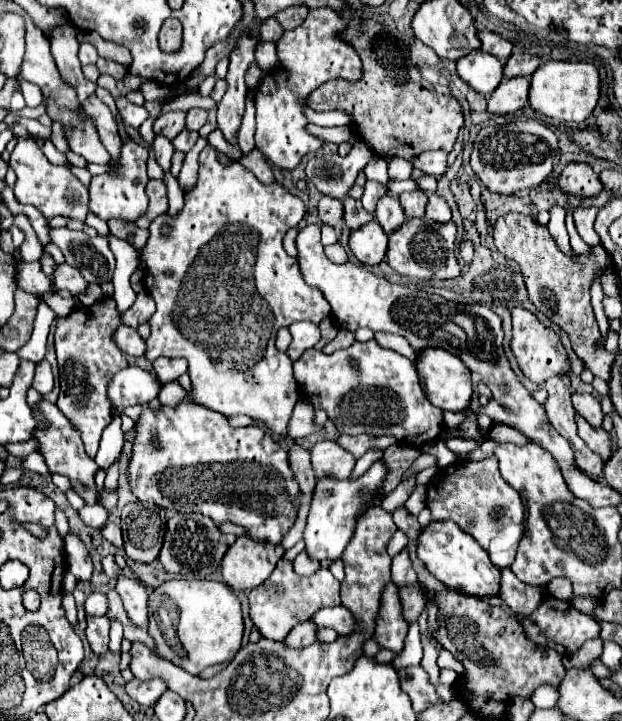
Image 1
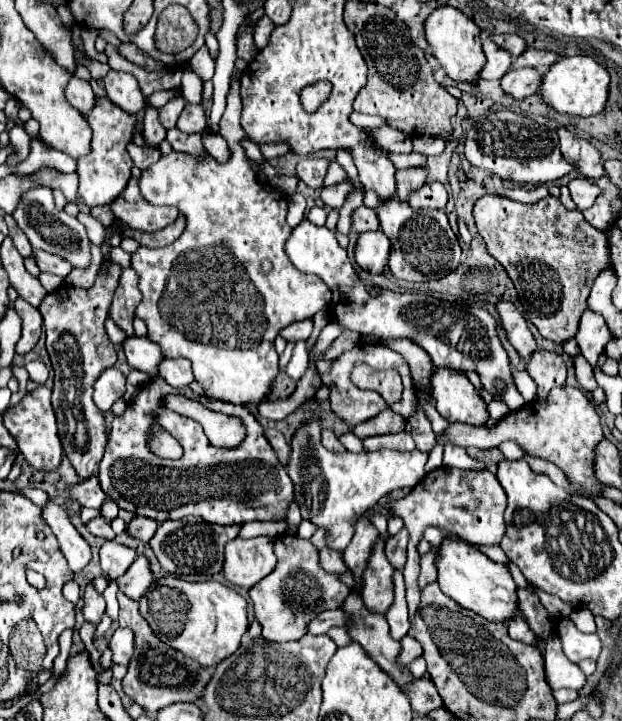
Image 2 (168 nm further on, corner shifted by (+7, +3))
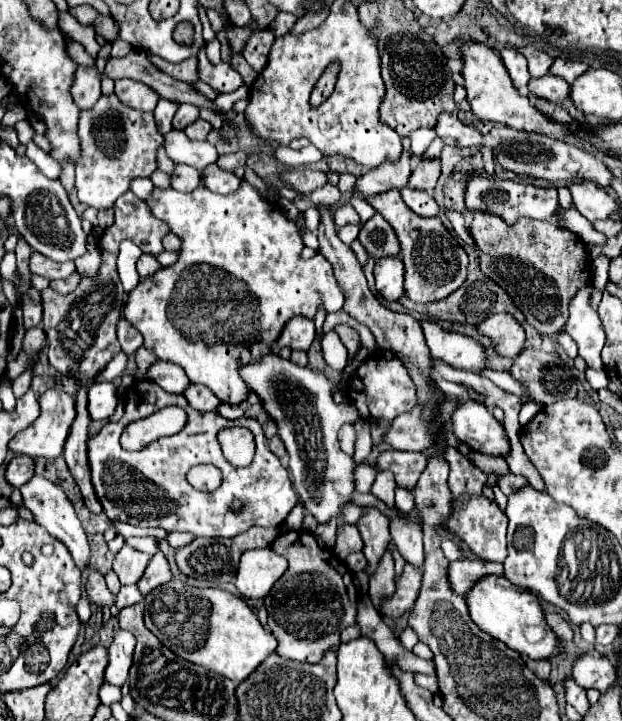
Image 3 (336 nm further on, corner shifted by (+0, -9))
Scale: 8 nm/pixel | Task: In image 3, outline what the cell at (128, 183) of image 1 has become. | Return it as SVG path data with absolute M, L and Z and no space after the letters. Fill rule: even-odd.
M102 94L100 100L94 104L94 108L80 112L78 136L80 136L80 144L82 144L82 156L78 158L78 164L76 164L76 194L82 204L98 208L98 210L112 208L116 198L130 190L130 182L134 178L148 178L158 168L156 152L164 144L164 136L158 132L158 126L154 122L154 114L126 108L126 104L122 104L116 94L108 94L108 96ZM112 120L116 120L120 126L112 128L110 126Z

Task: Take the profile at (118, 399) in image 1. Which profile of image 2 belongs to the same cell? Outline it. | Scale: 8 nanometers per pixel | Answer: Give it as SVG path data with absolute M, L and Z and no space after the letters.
M107 368L95 382L93 400L101 412L109 412L115 400L123 398L123 394L125 394L125 374L117 368Z

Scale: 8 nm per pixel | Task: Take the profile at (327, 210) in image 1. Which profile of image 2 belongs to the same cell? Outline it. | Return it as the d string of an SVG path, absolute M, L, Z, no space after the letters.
M349 182L331 186L331 188L323 188L323 190L321 190L321 200L323 200L325 208L329 208L329 210L339 210L341 204L345 202L345 196L347 196L349 190L351 190L351 184L349 184Z

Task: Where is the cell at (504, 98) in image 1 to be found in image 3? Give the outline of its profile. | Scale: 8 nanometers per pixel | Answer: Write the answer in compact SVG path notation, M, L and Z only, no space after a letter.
M546 74L544 78L532 78L528 84L528 90L534 96L540 96L552 102L562 102L570 96L570 84L560 76L552 76L552 74Z

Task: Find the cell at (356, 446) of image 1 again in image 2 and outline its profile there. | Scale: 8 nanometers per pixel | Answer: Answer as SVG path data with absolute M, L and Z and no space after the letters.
M383 410L379 416L359 424L353 428L353 434L361 440L369 438L369 436L379 436L379 434L397 434L405 428L405 420L401 416L397 416L391 410Z

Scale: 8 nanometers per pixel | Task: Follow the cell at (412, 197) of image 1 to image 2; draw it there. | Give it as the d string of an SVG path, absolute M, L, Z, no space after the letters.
M409 168L409 170L399 170L395 174L397 180L397 198L407 202L407 196L415 190L419 190L425 184L425 168Z

